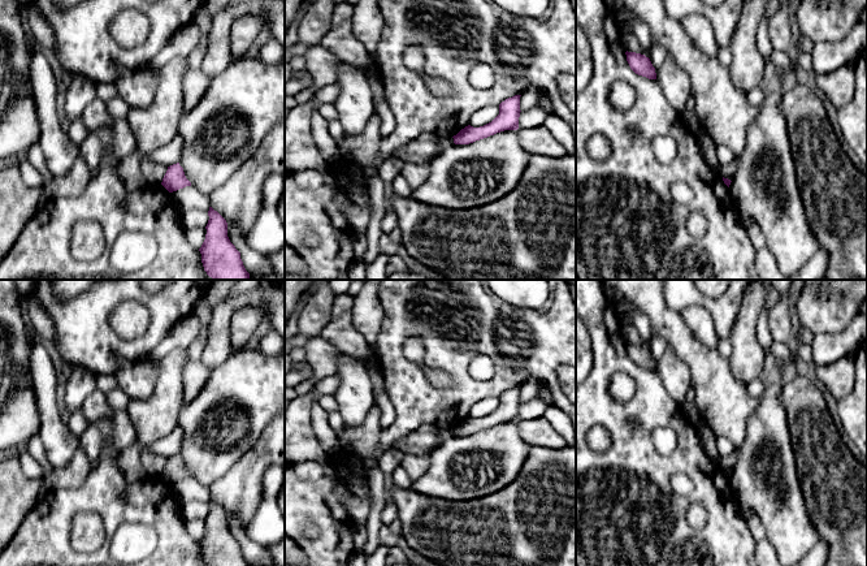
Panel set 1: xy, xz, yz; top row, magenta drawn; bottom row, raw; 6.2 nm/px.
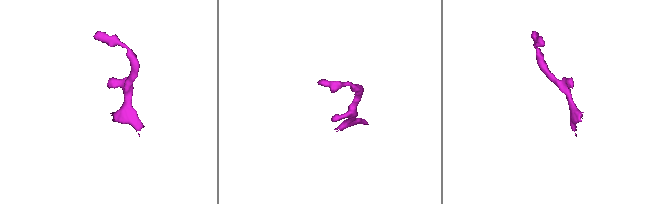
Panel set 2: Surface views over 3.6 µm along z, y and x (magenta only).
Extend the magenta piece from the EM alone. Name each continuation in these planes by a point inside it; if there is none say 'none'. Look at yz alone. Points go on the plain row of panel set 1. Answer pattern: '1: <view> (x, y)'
none

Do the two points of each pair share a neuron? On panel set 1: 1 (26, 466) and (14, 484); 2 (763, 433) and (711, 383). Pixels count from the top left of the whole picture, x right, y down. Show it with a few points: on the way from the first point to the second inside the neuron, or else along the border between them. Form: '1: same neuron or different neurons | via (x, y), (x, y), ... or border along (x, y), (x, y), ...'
1: different neurons | border along (16, 454), (21, 470), (30, 478), (40, 479)
2: different neurons | border along (759, 398), (746, 422), (745, 440), (737, 446)

